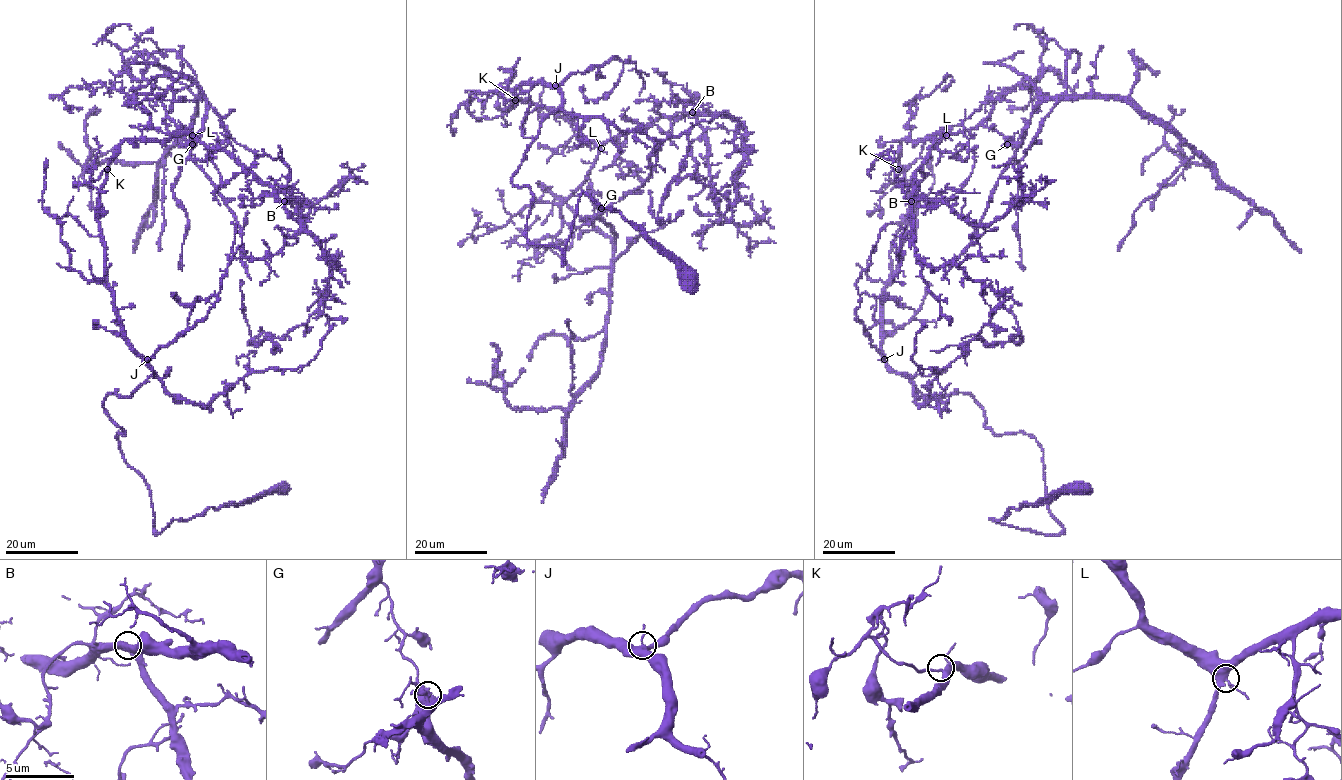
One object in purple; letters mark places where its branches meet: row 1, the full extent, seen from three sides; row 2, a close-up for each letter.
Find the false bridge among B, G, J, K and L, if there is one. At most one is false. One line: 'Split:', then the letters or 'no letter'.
Split: G

